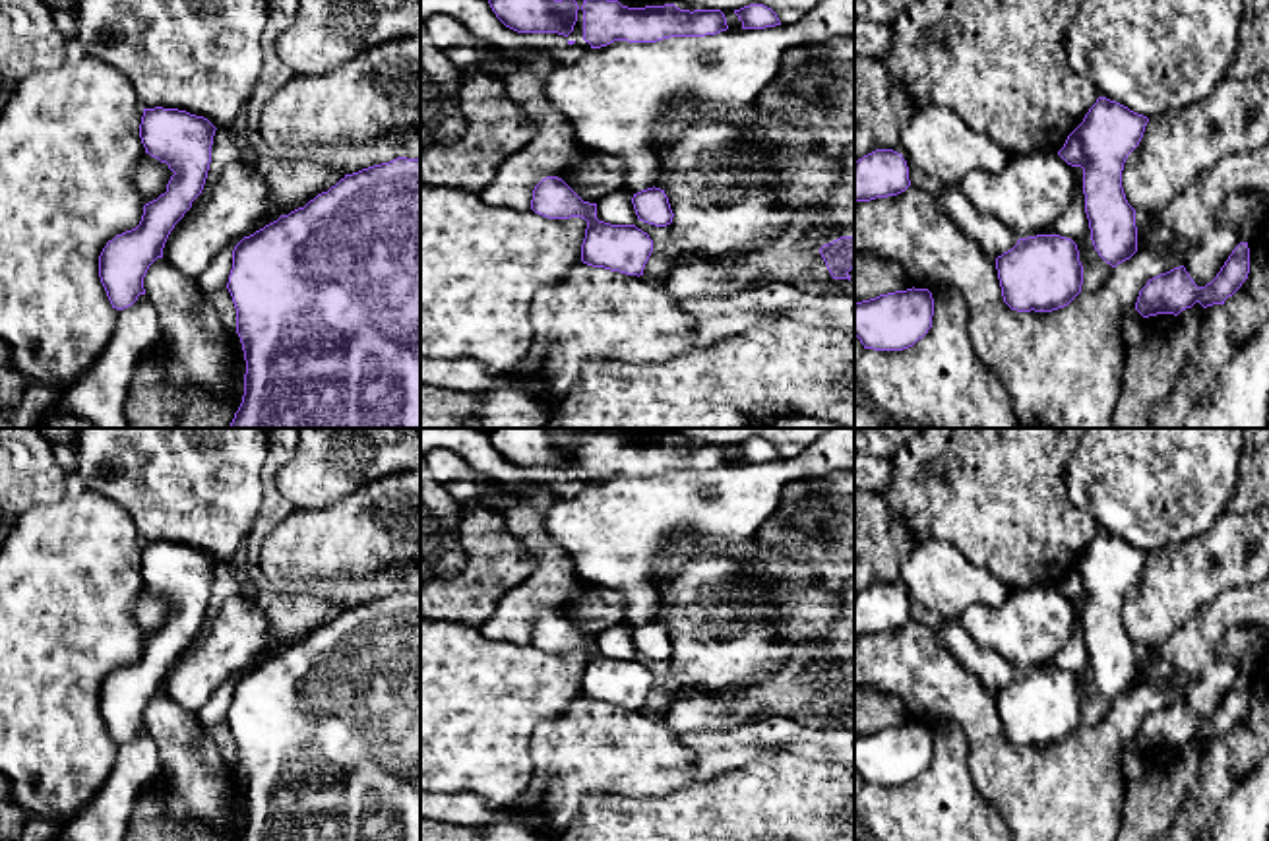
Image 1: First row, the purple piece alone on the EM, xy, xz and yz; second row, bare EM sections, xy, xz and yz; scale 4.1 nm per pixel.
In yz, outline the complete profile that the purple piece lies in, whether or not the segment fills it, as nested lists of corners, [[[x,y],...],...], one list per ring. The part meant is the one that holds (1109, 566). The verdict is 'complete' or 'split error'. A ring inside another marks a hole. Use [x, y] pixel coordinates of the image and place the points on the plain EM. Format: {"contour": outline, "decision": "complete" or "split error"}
{"contour": [[[1099,531],[1058,585],[1068,599],[1083,603],[1091,674],[1112,701],[1137,686],[1135,643],[1126,634],[1122,605],[1147,556],[1147,550]]], "decision": "complete"}

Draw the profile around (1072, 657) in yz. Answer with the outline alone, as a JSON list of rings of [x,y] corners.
[[[1077,620],[1071,639],[1052,659],[1048,659],[1038,667],[1033,667],[1031,670],[1037,669],[1060,669],[1071,672],[1077,678],[1083,705],[1091,701],[1091,690],[1089,690],[1091,663],[1085,647],[1083,620]]]

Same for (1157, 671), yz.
[[[1149,649],[1147,663],[1137,665],[1137,686],[1151,682],[1168,694],[1178,694],[1180,676],[1182,670],[1161,659],[1153,649]]]

